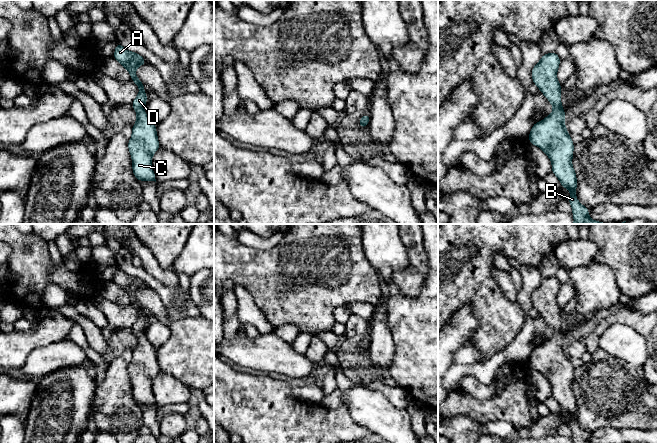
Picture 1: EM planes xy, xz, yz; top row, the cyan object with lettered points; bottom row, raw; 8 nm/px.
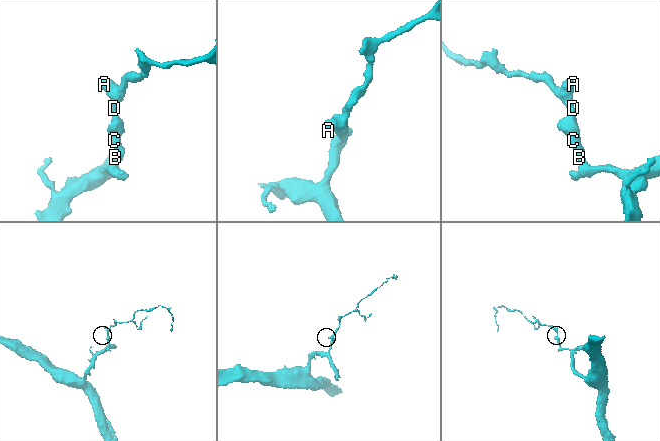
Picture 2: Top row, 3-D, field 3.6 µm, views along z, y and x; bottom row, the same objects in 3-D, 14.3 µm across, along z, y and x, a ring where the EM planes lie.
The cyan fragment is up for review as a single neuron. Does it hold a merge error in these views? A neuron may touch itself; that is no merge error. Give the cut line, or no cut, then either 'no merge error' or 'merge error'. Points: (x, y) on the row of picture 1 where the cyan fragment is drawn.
no cut | no merge error

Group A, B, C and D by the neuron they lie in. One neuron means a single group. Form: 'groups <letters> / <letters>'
groups A B C D

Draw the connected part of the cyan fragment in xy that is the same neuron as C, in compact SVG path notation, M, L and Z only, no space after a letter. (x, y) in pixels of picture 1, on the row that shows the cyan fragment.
M116 43L113 54L116 59L129 73L131 79L139 88L139 93L131 103L137 119L132 126L132 135L127 144L131 158L132 171L138 181L155 181L155 174L152 167L152 157L160 148L156 125L148 118L144 111L147 103L145 85L136 76L136 70L147 61L138 53L126 50L121 44Z

